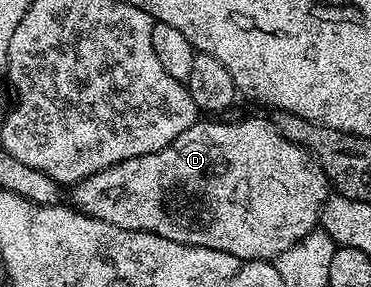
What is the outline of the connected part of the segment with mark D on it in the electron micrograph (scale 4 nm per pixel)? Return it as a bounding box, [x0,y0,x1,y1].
[69,119,329,261]

